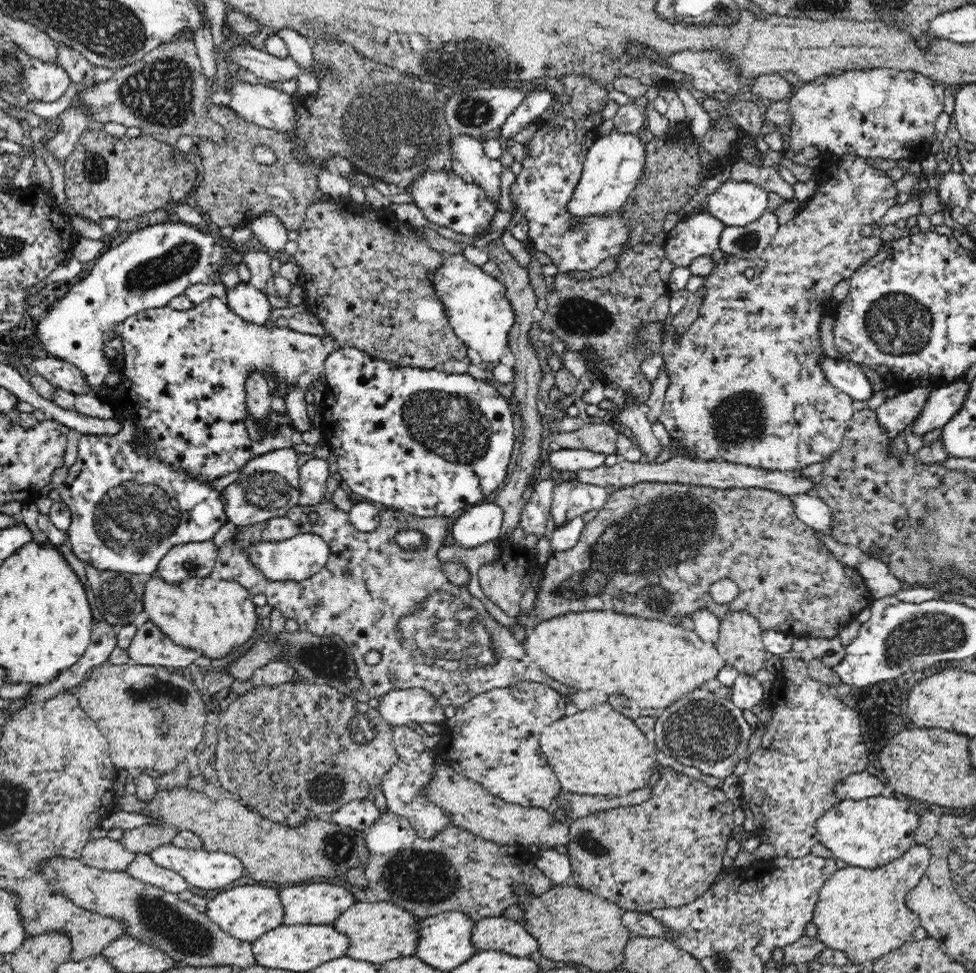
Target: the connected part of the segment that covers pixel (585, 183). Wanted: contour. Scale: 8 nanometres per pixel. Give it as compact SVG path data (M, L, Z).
M615 128L608 136L593 142L586 154L580 181L574 187L567 207L572 225L579 225L590 216L608 218L623 210L645 168L644 146L636 133L622 133Z

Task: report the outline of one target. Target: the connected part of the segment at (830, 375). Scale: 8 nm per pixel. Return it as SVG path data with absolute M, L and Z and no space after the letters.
M826 356L821 362L821 367L832 387L855 400L868 401L879 386L879 382L871 373L865 372L851 360L838 361Z

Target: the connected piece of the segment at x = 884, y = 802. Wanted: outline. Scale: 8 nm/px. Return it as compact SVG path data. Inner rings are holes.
M878 795L864 800L841 800L817 820L822 844L836 859L867 869L882 867L902 856L914 845L913 834L919 825L920 810L917 804L900 798Z

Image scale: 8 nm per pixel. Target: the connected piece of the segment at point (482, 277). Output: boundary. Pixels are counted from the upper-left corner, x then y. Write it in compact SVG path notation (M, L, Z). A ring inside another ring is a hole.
M447 254L437 270L434 287L456 336L480 354L484 365L497 364L506 350L510 350L508 335L515 323L515 312L506 296L506 287L460 254Z

